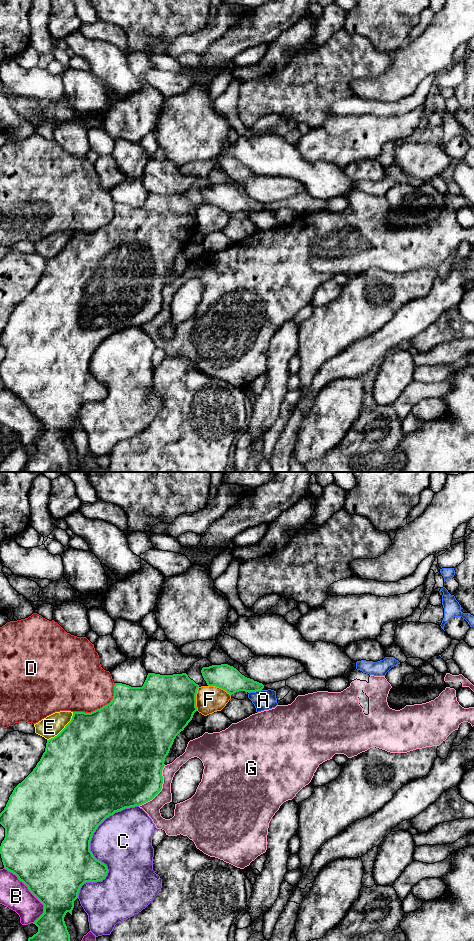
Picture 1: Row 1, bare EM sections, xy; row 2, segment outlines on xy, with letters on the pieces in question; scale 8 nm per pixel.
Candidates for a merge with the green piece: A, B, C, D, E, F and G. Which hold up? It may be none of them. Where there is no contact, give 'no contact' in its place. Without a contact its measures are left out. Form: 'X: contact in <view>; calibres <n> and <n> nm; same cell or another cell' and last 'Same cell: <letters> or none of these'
A: contact in xy; calibres 200 and 160 nm; another cell
B: contact in xy; calibres 500 and 240 nm; another cell
C: contact in xy; calibres 500 and 420 nm; another cell
D: contact in xy; calibres 500 and 440 nm; another cell
E: contact in xy; calibres 500 and 170 nm; another cell
F: contact in xy; calibres 480 and 220 nm; another cell
G: contact in xy; calibres 460 and 140 nm; another cell
Same cell: none of these

